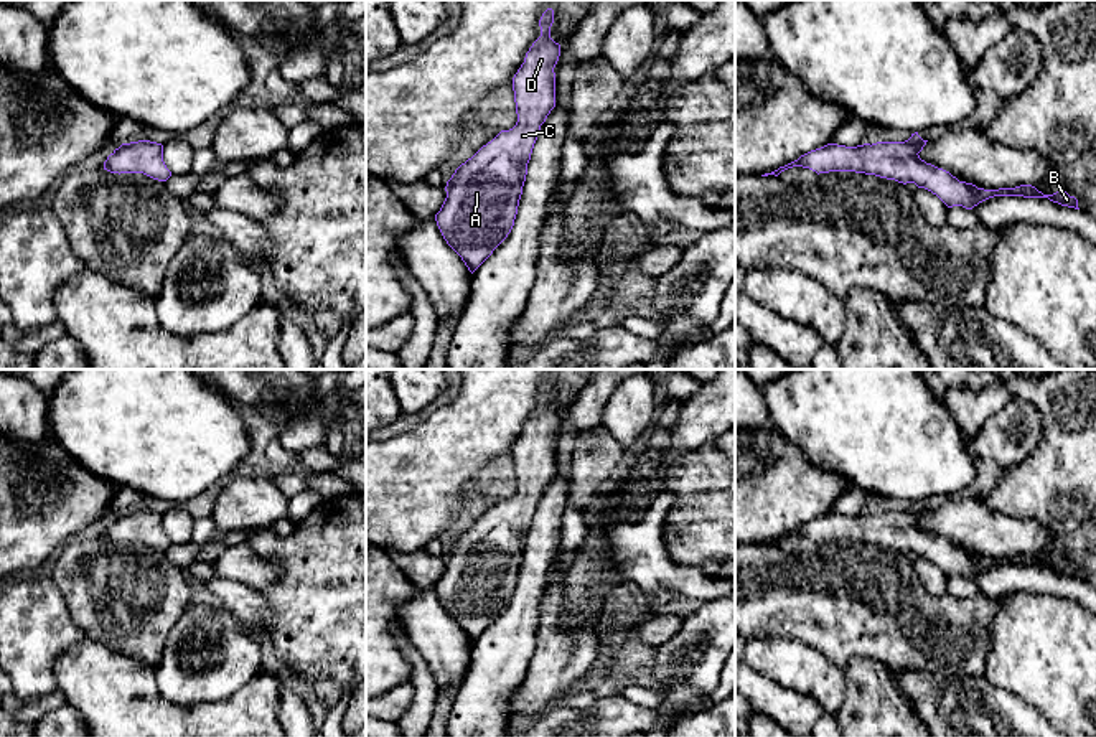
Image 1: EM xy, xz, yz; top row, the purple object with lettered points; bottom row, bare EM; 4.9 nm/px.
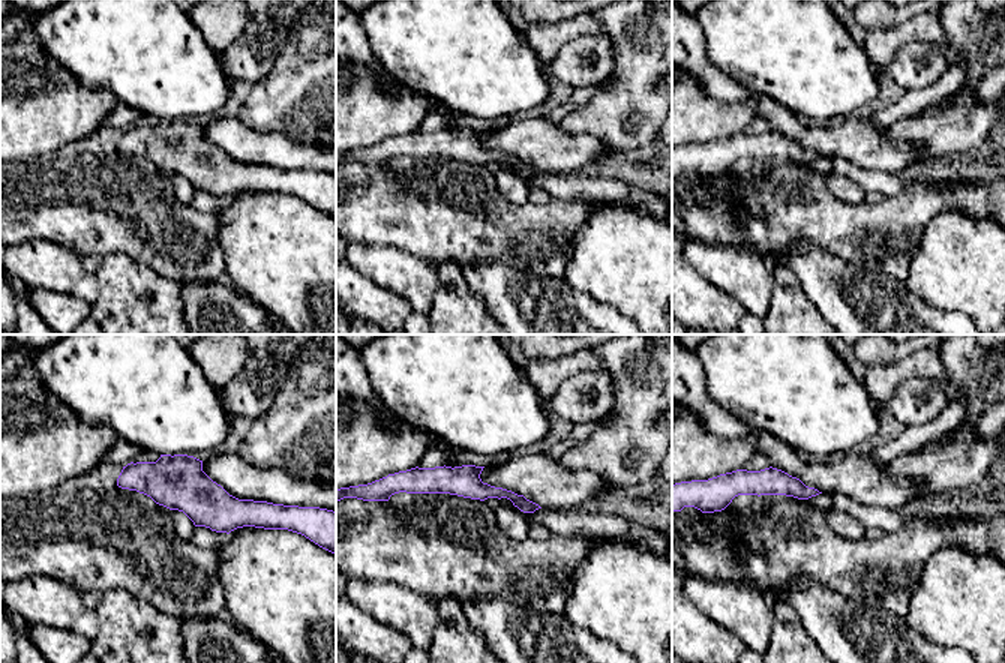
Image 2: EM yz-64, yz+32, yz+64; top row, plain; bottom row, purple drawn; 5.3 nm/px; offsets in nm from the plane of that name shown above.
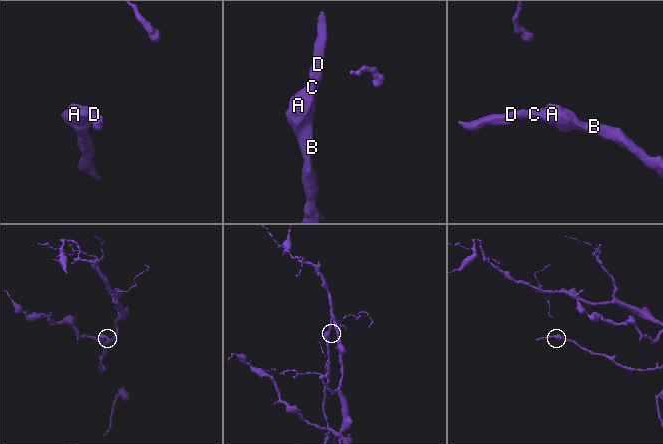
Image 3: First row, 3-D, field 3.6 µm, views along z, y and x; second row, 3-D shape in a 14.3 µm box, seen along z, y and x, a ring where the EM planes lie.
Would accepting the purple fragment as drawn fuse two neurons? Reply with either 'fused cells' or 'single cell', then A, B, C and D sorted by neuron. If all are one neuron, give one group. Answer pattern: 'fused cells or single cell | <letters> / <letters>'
single cell | A B C D

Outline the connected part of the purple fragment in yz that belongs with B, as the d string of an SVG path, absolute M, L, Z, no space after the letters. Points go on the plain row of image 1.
M915 501L905 511L877 511L857 516L827 513L761 546L778 546L781 541L793 536L809 537L817 544L829 541L855 541L895 549L903 554L915 552L918 557L925 557L936 564L948 577L963 575L972 579L979 572L994 566L1023 566L1048 567L1061 575L1080 579L1078 569L1063 559L1058 559L1053 564L1043 564L1032 554L984 559L972 552L959 551L949 541L920 528L918 523L923 519L926 511L928 509L923 509L918 501Z

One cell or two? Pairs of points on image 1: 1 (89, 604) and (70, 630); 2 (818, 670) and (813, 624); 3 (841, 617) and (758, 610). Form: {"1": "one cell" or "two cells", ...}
{"1": "two cells", "2": "two cells", "3": "one cell"}

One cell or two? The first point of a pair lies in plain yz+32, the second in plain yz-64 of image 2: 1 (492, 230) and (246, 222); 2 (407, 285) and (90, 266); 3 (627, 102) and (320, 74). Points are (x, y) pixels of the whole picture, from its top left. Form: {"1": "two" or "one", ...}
{"1": "two", "2": "two", "3": "one"}

